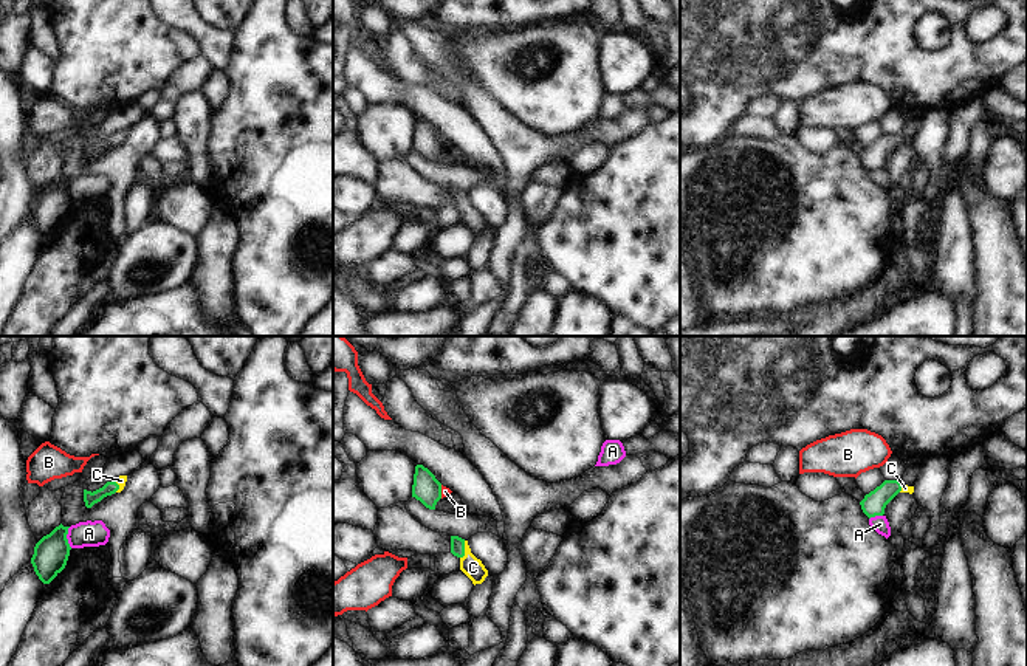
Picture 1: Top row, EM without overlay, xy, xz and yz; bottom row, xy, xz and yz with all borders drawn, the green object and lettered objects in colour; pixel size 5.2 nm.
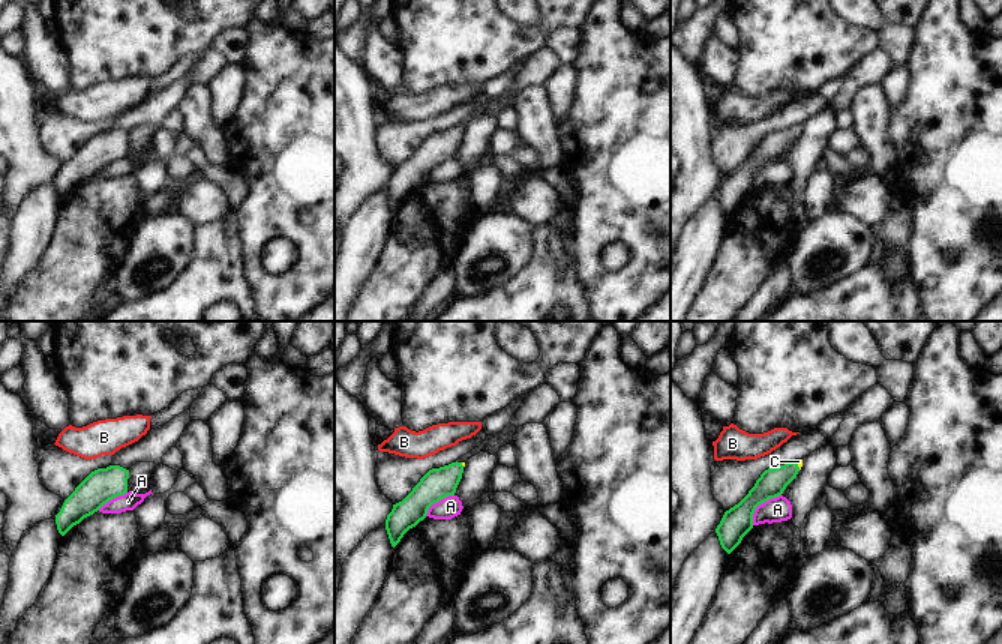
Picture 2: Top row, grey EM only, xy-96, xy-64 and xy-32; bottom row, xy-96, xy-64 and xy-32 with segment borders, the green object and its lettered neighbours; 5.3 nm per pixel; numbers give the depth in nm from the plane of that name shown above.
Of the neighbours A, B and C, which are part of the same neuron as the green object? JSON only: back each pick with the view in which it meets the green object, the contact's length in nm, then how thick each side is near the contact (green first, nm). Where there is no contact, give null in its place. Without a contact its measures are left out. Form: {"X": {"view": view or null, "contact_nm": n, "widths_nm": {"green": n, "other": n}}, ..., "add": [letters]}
{"C": {"view": "xz", "contact_nm": 100, "widths_nm": {"green": 80, "other": 110}}, "add": ["C"]}

